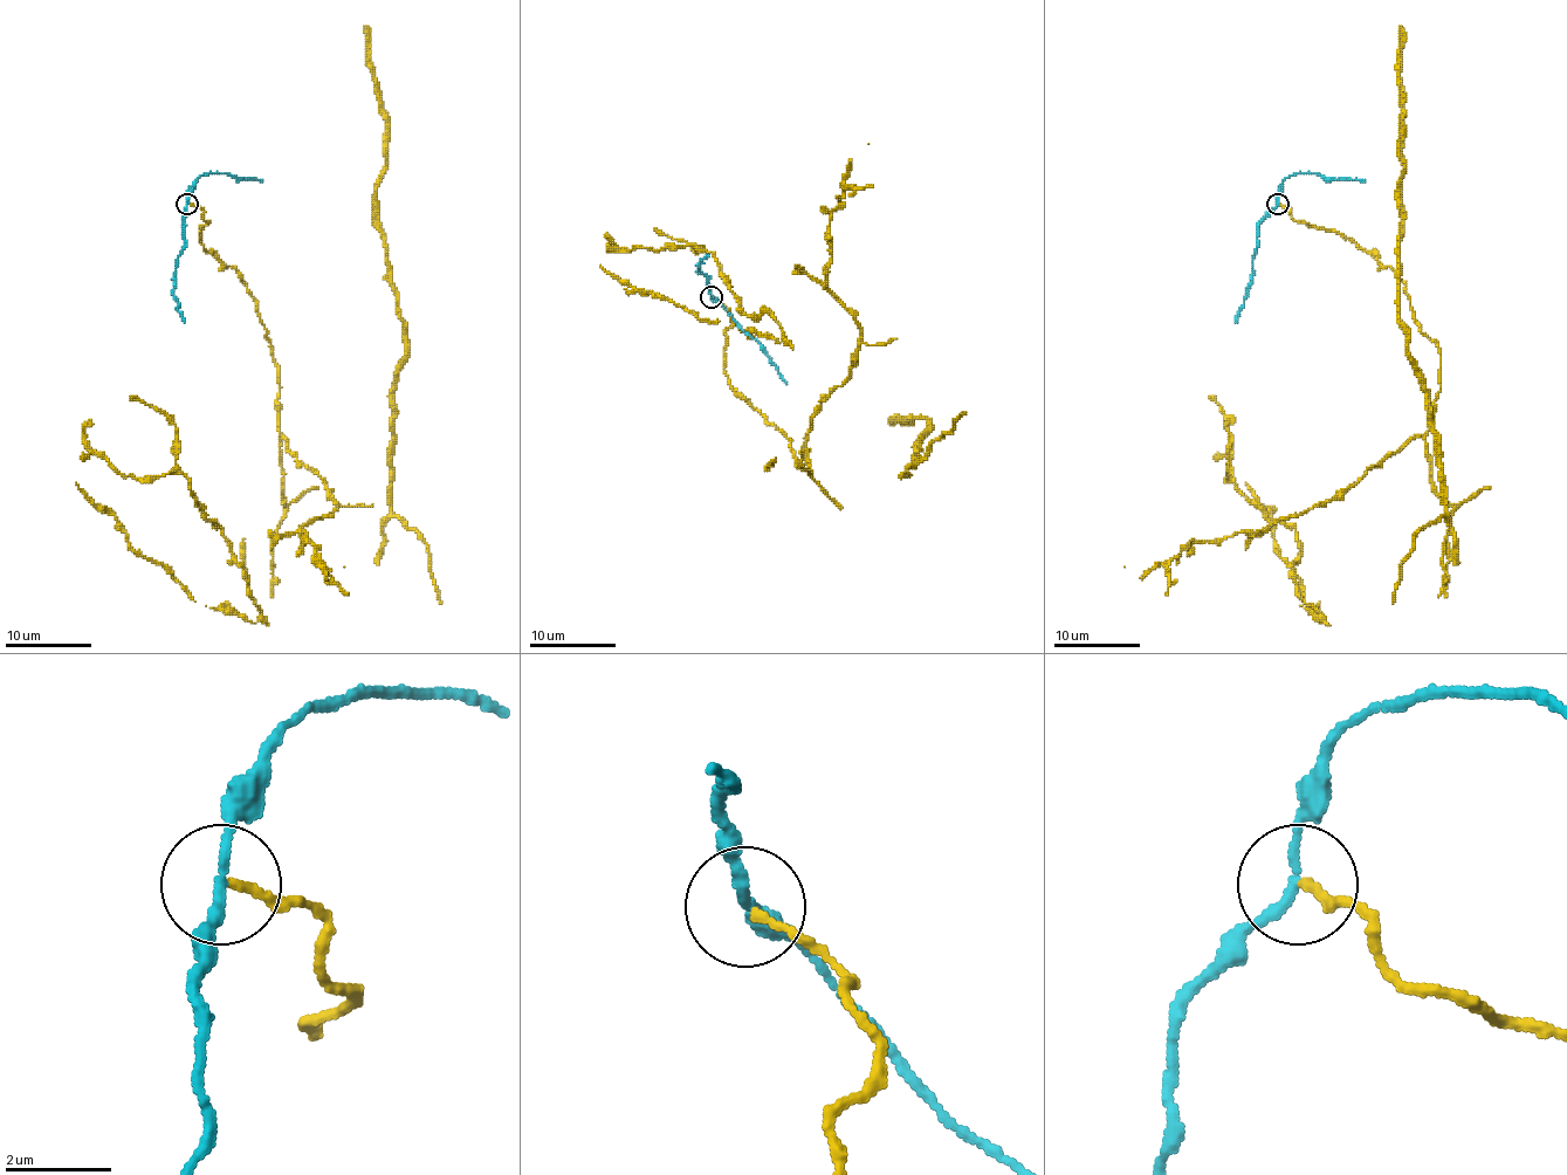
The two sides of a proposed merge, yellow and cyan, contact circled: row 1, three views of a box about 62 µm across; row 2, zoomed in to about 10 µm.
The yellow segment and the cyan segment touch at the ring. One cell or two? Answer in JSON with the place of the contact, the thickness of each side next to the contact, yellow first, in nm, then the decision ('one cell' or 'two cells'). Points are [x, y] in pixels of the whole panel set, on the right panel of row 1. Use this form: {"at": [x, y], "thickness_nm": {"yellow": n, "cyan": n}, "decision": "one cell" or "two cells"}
{"at": [1278, 204], "thickness_nm": {"yellow": 140, "cyan": 180}, "decision": "two cells"}

